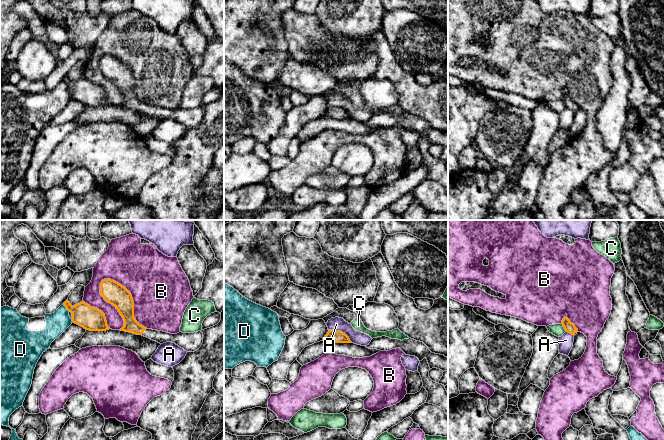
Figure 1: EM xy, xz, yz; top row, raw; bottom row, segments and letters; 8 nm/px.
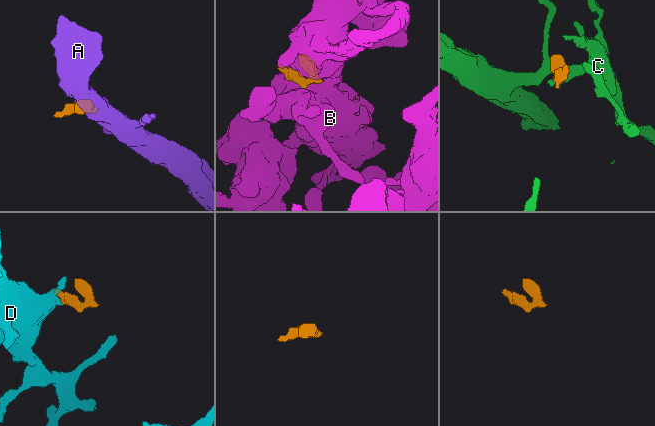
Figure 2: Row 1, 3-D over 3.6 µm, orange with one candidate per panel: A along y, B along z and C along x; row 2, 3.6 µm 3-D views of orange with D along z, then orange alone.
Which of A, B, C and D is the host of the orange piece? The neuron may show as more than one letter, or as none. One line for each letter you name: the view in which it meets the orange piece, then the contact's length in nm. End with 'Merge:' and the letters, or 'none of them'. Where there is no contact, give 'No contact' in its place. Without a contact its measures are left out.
Merge: none of them

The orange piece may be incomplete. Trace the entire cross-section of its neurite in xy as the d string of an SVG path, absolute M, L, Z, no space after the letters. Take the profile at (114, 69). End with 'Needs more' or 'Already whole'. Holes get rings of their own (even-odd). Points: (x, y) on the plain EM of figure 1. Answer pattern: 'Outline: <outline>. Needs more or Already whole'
Outline: M104 55L100 59L100 70L104 76L116 83L124 96L124 102L120 107L142 111L160 120L172 118L187 128L198 126L203 119L203 109L170 110L163 107L147 105L140 101L134 93L134 77L131 69L118 58L111 55Z. Needs more

